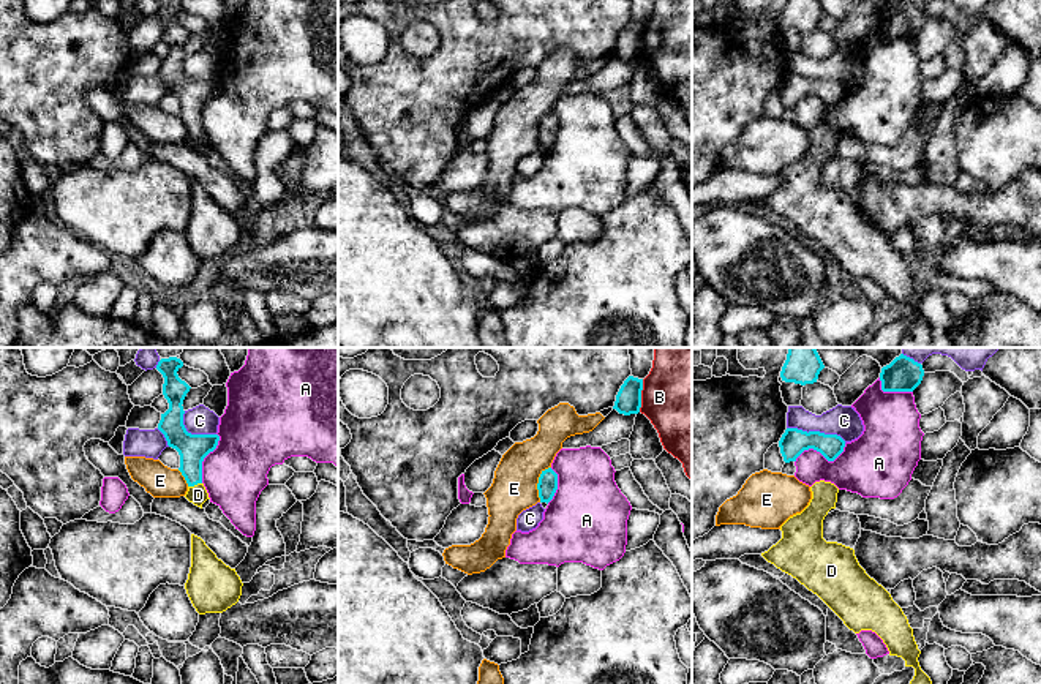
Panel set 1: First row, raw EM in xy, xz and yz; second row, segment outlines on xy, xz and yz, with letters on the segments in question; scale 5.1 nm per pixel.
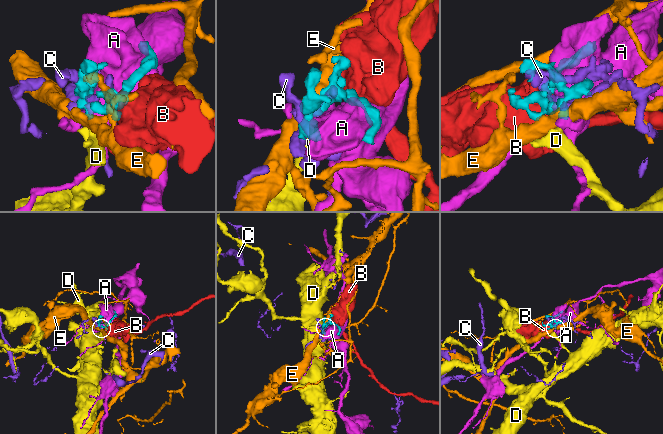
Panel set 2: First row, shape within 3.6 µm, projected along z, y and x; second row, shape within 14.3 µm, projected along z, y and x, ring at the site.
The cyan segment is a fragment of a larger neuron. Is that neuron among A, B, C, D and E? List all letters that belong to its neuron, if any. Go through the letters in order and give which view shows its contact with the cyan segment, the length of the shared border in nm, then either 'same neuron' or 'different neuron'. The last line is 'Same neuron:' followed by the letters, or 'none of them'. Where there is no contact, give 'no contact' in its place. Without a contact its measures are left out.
A: meets cyan in yz; contact 280 nm long; different neuron
B: meets cyan in xz; contact 170 nm long; different neuron
C: meets cyan in yz; contact 320 nm long; different neuron
D: meets cyan in xy; contact 80 nm long; same neuron
E: meets cyan in xz; contact 190 nm long; different neuron
Same neuron: D

